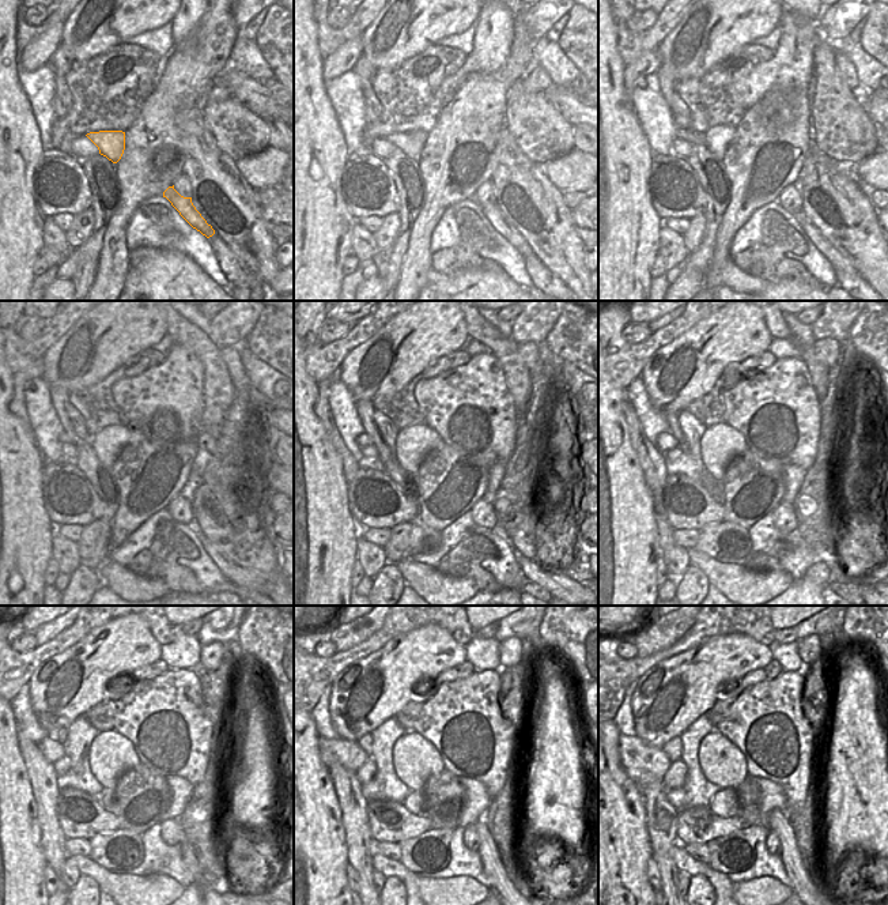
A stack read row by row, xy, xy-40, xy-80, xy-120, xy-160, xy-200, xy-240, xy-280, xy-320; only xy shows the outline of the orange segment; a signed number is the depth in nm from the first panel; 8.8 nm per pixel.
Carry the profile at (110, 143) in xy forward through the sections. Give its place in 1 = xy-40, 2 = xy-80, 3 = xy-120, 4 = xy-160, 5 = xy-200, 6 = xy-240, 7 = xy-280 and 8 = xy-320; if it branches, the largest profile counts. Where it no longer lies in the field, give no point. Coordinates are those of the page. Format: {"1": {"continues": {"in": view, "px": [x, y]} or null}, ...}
{"1": {"continues": {"in": "xy-40", "px": [411, 143]}}, "2": {"continues": {"in": "xy-80", "px": [687, 134]}}, "3": {"continues": {"in": "xy-120", "px": [64, 437]}}, "4": {"continues": {"in": "xy-160", "px": [363, 440]}}, "5": {"continues": {"in": "xy-200", "px": [665, 441]}}, "6": {"continues": {"in": "xy-240", "px": [52, 750]}}, "7": {"continues": {"in": "xy-280", "px": [350, 754]}}, "8": {"continues": {"in": "xy-320", "px": [645, 764]}}}

